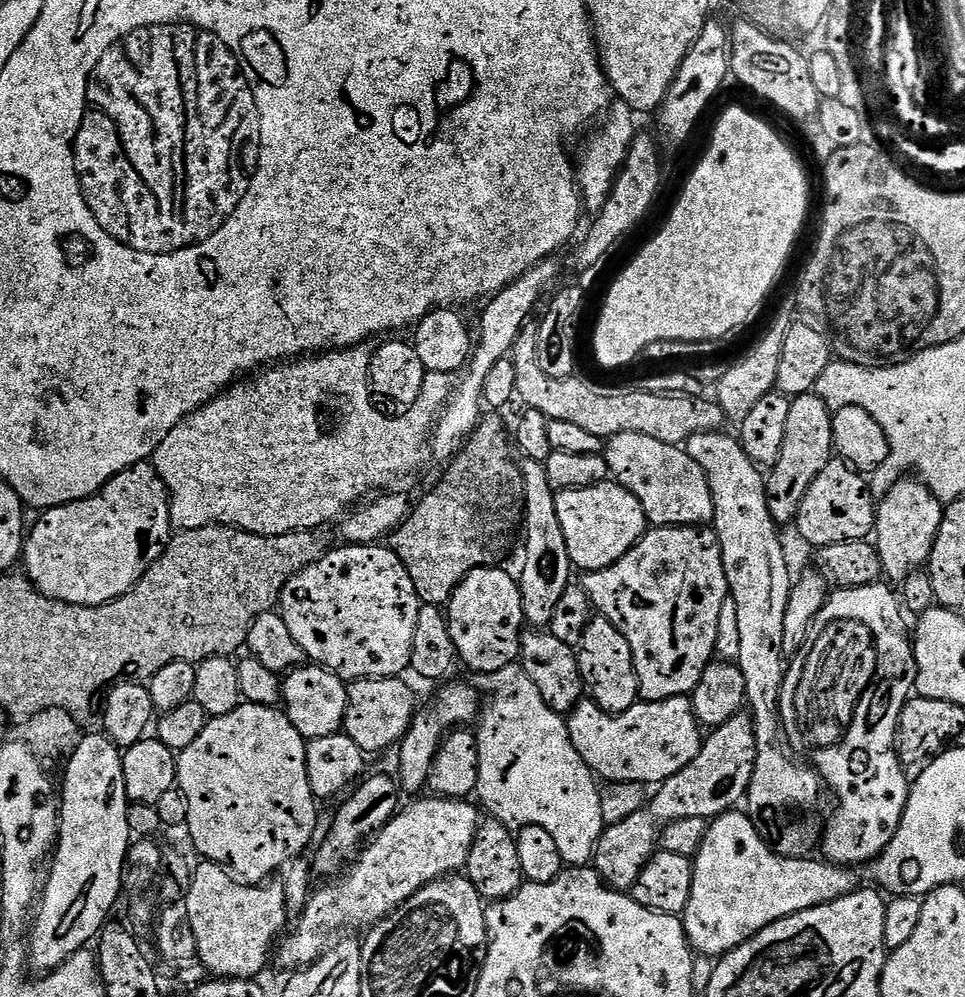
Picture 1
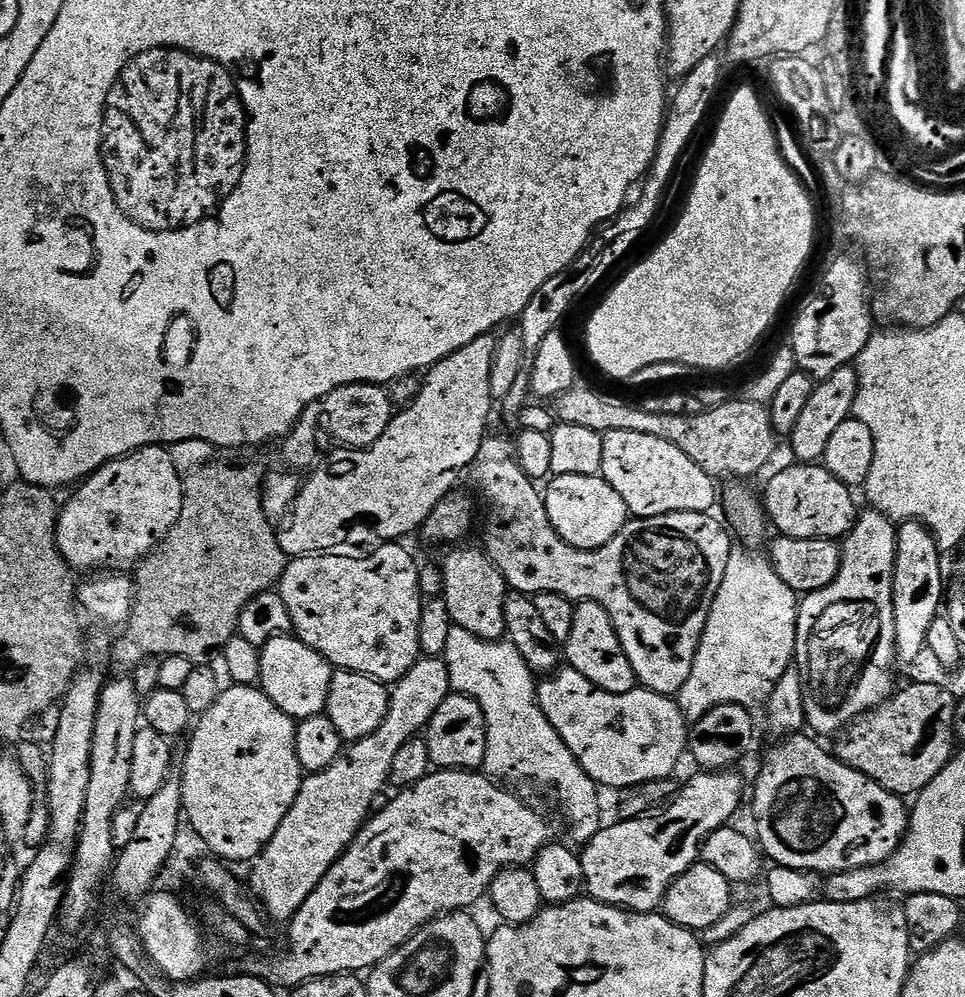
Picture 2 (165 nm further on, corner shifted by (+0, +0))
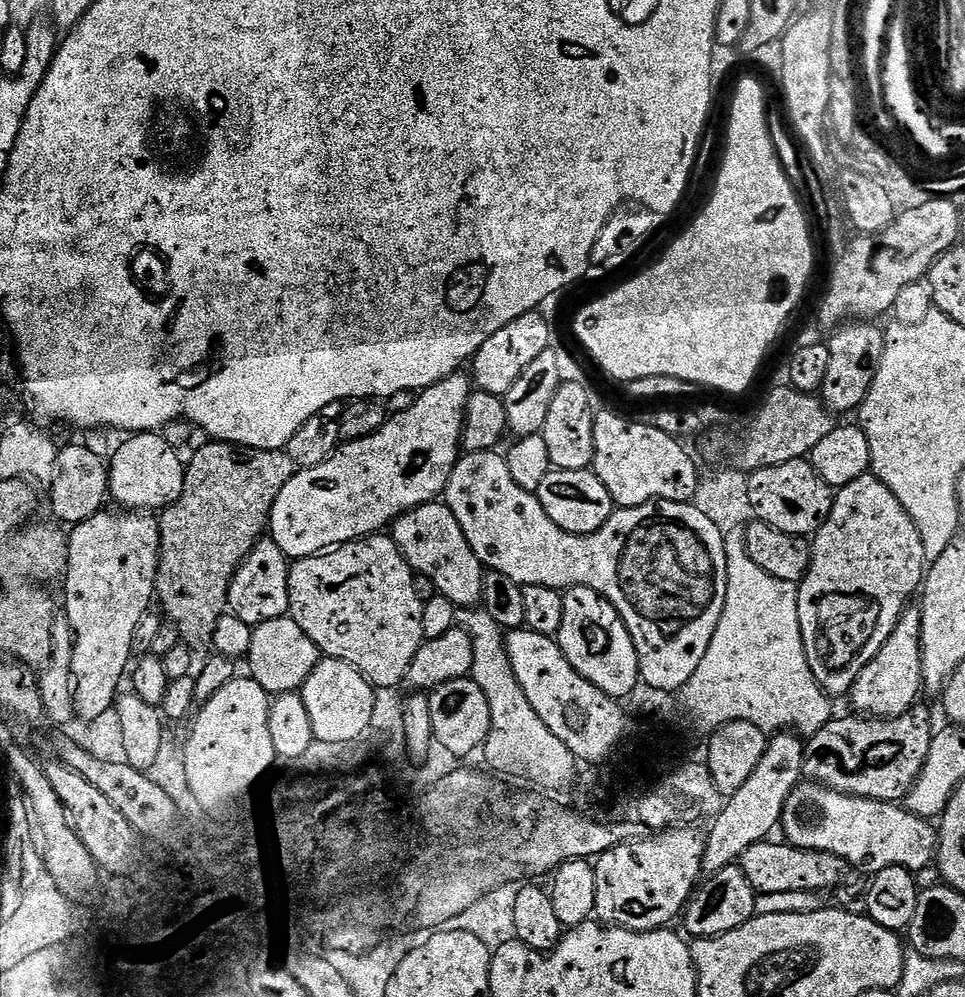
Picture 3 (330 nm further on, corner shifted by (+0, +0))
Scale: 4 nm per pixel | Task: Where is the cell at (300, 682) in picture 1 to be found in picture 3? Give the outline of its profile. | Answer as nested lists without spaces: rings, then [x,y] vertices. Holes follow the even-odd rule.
[[[291,615],[274,618],[270,622],[255,625],[252,630],[250,650],[246,657],[246,665],[250,671],[251,679],[258,682],[273,697],[285,696],[288,692],[299,693],[303,688],[306,678],[318,666],[322,659],[320,647],[292,620]]]

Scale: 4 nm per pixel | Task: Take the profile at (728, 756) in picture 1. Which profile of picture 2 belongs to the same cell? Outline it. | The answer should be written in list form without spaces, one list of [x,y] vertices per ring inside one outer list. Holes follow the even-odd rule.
[[[736,770],[723,772],[697,771],[697,776],[689,778],[677,791],[674,799],[663,809],[664,816],[649,814],[637,820],[617,819],[616,824],[601,827],[594,838],[583,845],[580,861],[584,871],[584,886],[587,895],[603,904],[613,904],[629,912],[656,912],[664,903],[664,896],[670,886],[686,870],[700,860],[700,848],[704,840],[714,830],[725,827],[728,820],[740,808],[740,799],[745,799],[744,780]]]

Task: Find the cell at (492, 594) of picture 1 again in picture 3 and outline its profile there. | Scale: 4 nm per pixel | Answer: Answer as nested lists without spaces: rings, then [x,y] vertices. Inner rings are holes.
[[[423,504],[404,513],[390,525],[390,535],[413,573],[430,578],[437,593],[445,596],[457,609],[474,608],[480,604],[486,569],[474,550],[470,550],[470,542],[466,542],[466,534],[462,534],[462,526],[458,526],[458,518],[454,518],[447,504]]]

